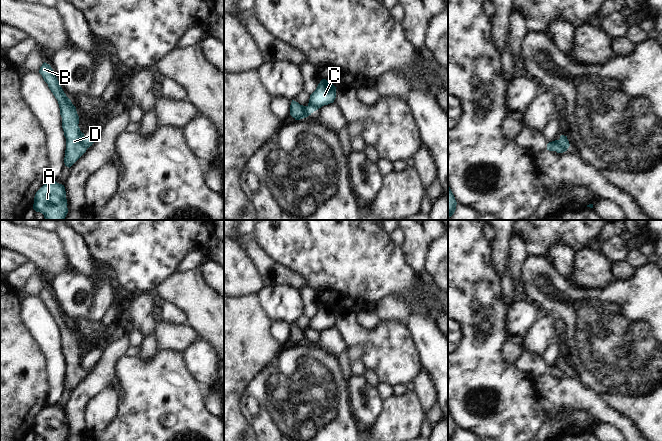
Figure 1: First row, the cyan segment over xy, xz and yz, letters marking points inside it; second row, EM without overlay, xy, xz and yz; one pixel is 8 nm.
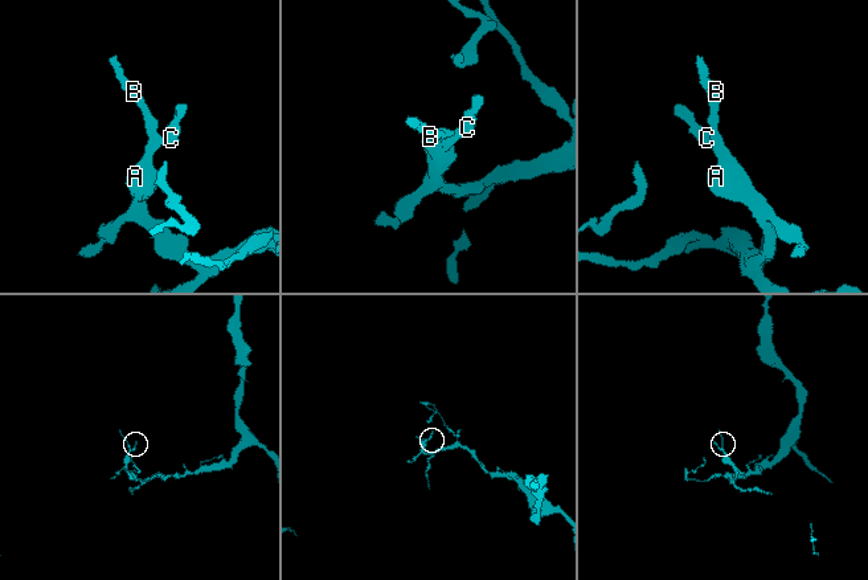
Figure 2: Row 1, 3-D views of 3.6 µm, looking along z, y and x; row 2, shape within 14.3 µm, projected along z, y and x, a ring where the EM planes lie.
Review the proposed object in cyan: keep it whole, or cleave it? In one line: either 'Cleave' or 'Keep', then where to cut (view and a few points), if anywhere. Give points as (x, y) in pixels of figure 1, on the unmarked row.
Keep. No split.

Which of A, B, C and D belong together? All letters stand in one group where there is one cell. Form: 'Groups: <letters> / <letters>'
Groups: A B C D.

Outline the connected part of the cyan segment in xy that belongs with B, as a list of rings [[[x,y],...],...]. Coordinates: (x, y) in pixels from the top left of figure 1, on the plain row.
[[[44,286],[40,291],[39,297],[48,308],[59,328],[62,352],[66,362],[64,387],[65,390],[70,392],[92,370],[97,363],[97,357],[90,357],[86,362],[84,357],[80,355],[76,331],[64,317],[51,290]]]

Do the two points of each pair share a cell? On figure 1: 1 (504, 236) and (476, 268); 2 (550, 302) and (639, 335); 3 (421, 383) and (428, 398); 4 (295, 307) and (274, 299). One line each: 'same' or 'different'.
1: different
2: same
3: same
4: same

